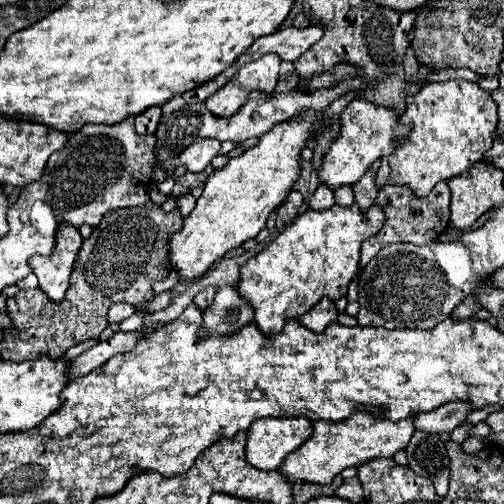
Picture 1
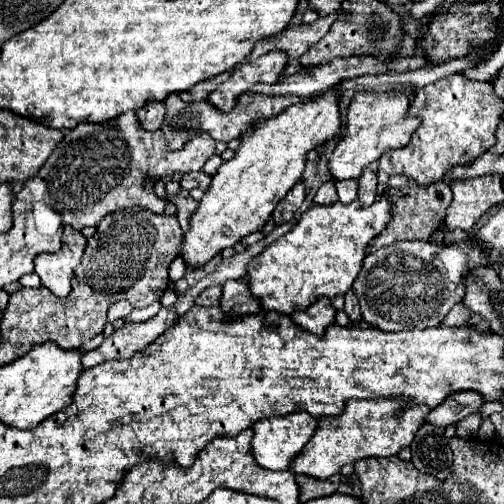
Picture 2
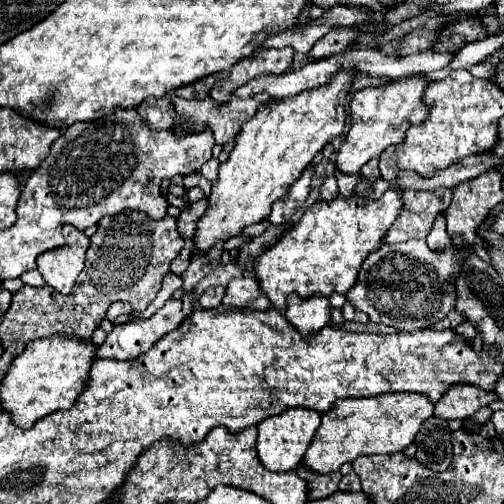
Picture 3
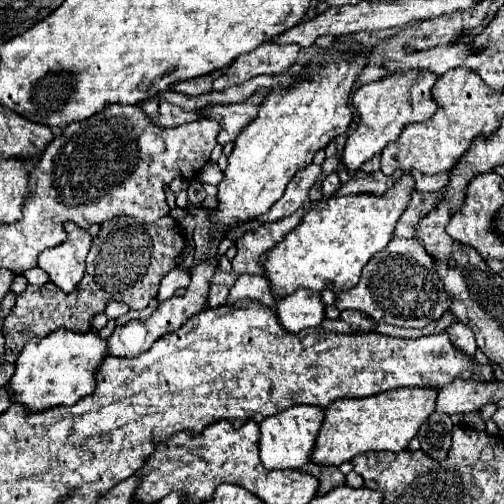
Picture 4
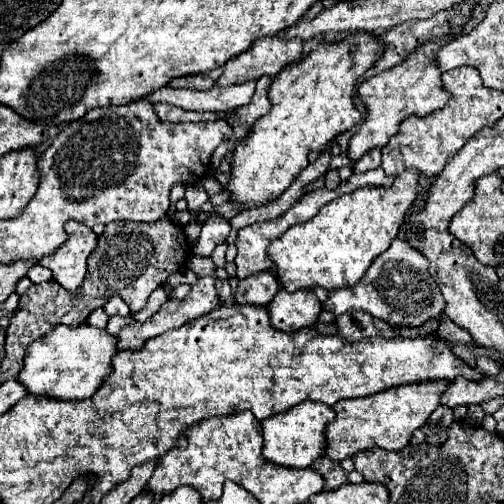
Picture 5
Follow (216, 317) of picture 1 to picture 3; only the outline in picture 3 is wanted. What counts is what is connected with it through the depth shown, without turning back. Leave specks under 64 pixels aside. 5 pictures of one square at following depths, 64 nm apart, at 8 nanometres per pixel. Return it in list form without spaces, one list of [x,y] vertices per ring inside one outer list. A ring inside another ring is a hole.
[[[250,276],[232,278],[226,286],[226,294],[222,300],[224,306],[230,308],[252,308],[252,310],[268,310],[268,298],[260,292],[258,280]]]

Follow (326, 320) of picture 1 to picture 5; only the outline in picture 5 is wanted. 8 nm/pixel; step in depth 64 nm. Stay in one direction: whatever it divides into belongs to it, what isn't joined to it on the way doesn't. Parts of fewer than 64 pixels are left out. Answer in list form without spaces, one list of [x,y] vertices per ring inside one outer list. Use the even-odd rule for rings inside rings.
[[[280,290],[270,302],[268,310],[270,310],[272,326],[276,330],[294,332],[316,324],[322,312],[322,304],[312,290],[300,290],[292,294]]]

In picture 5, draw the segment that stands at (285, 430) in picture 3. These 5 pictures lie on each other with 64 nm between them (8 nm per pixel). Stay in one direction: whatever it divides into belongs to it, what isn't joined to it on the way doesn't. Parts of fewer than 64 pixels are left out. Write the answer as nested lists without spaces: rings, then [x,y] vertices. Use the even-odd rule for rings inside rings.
[[[306,400],[300,406],[292,406],[284,414],[276,414],[270,416],[268,420],[262,420],[264,460],[286,468],[308,468],[318,456],[324,454],[326,448],[324,430],[330,420],[334,420],[334,410],[322,402],[312,402],[312,400]]]

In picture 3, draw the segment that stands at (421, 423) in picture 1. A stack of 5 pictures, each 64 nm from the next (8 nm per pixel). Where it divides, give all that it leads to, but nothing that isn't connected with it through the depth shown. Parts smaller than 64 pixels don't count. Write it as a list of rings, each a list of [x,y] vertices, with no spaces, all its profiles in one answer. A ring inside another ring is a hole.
[[[456,384],[436,402],[434,416],[442,420],[464,420],[494,400],[498,400],[496,392],[482,392],[482,388],[472,388],[470,384]]]

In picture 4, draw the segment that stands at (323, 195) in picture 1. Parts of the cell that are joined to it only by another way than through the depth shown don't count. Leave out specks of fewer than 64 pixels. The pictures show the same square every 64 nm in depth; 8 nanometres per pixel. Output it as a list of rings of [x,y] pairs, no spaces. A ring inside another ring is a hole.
[[[332,172],[330,176],[324,178],[324,182],[322,182],[322,194],[326,198],[330,198],[338,188],[340,188],[340,180],[338,180],[338,174],[336,172]]]

